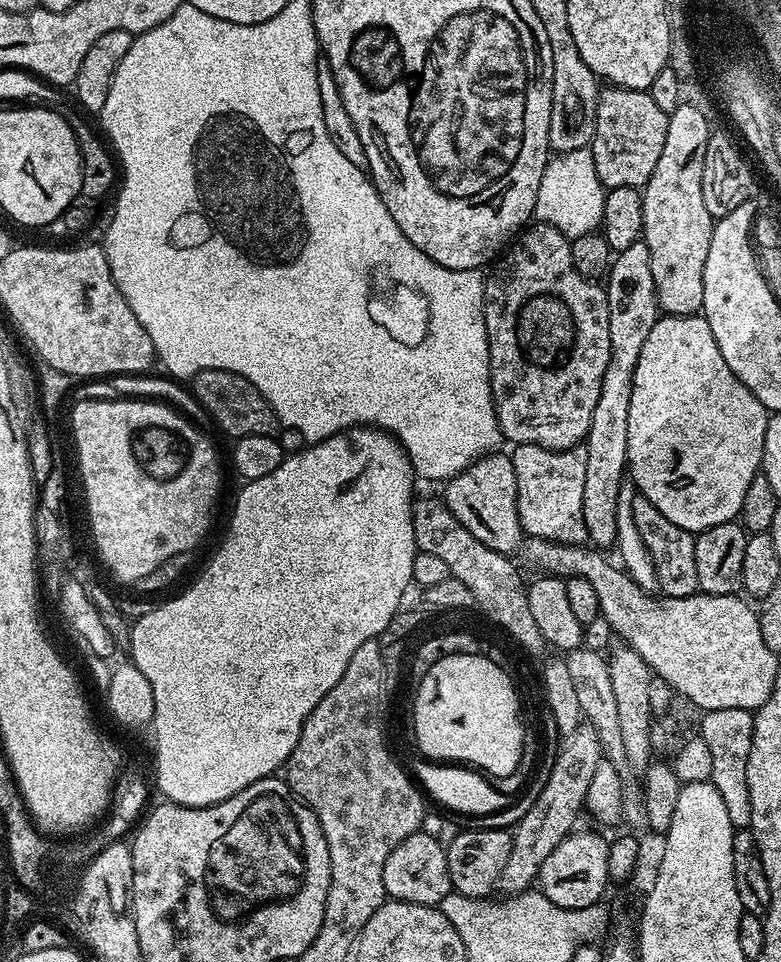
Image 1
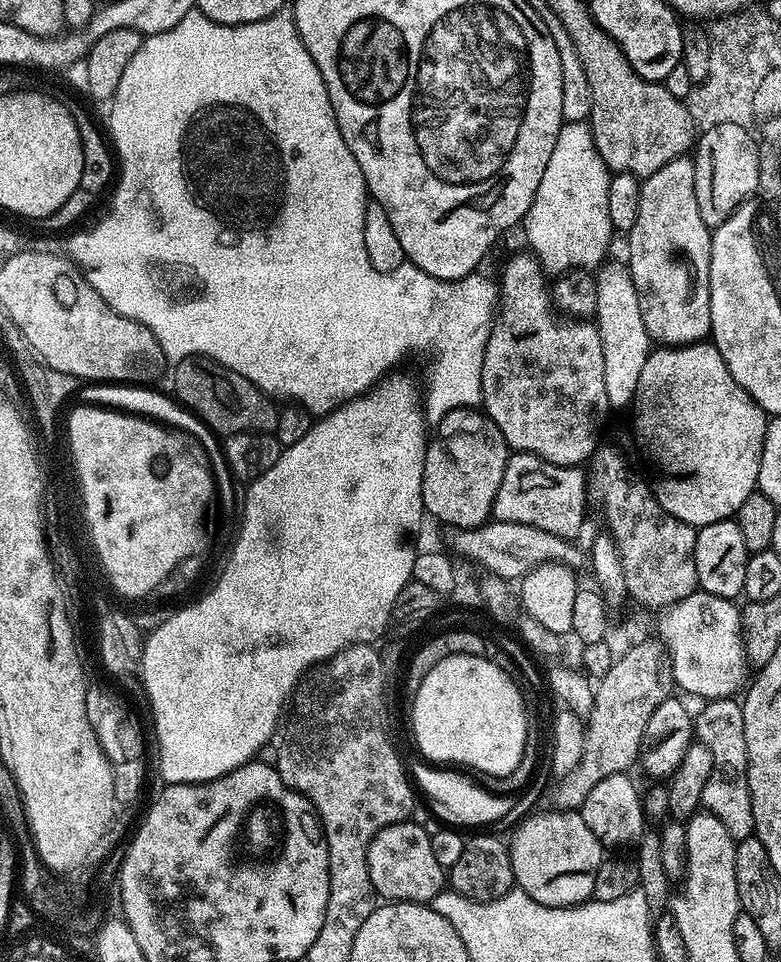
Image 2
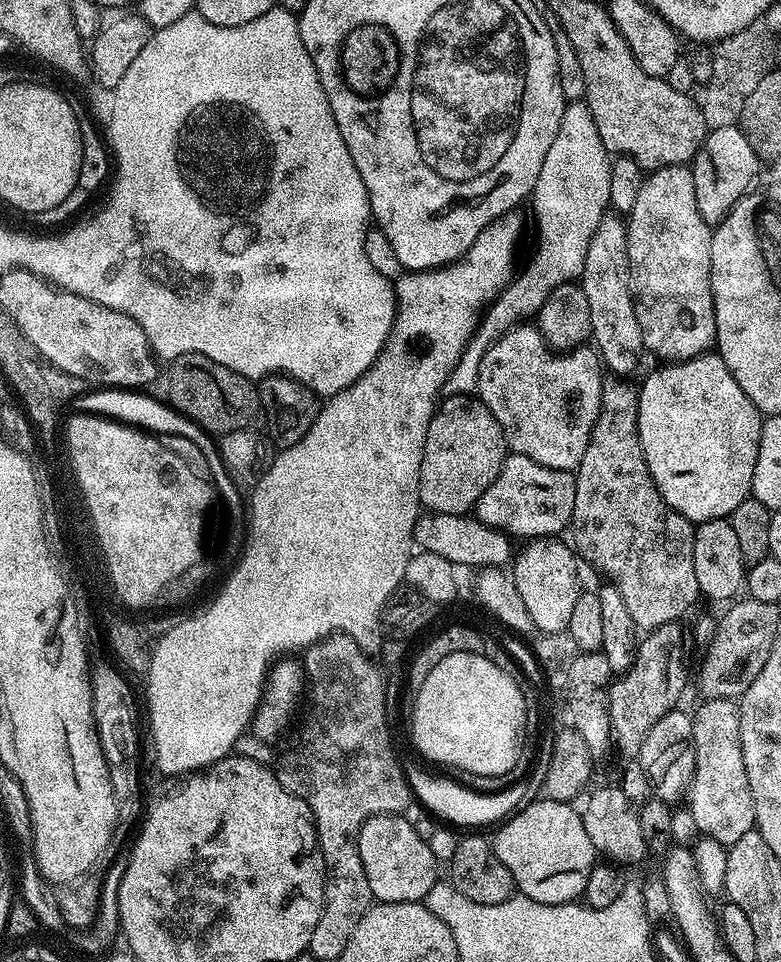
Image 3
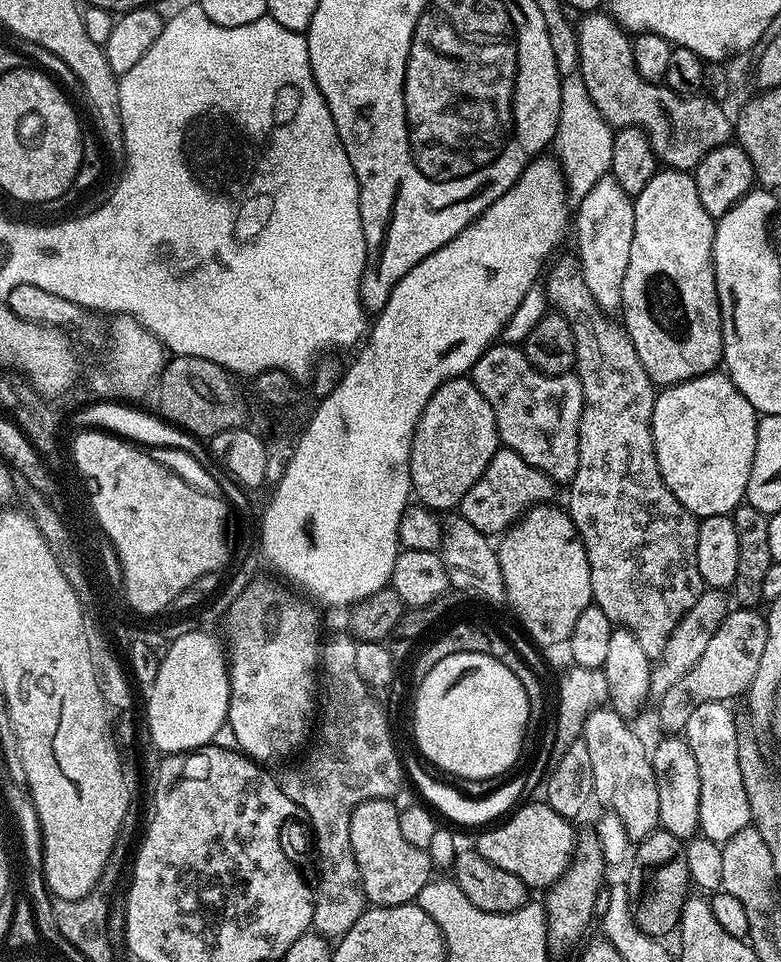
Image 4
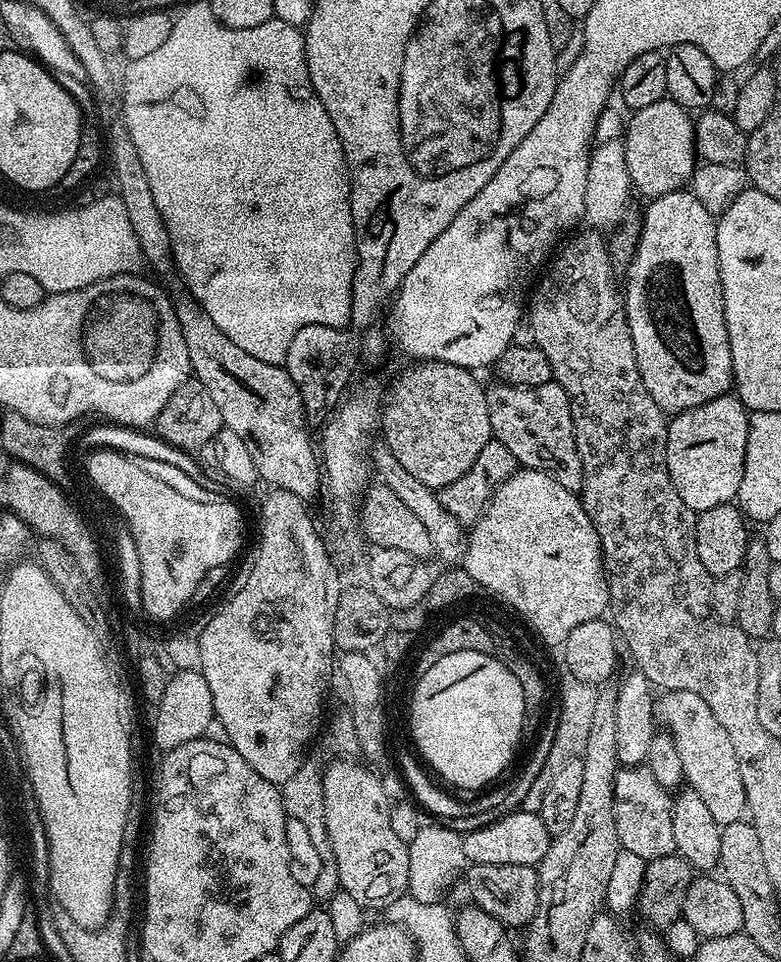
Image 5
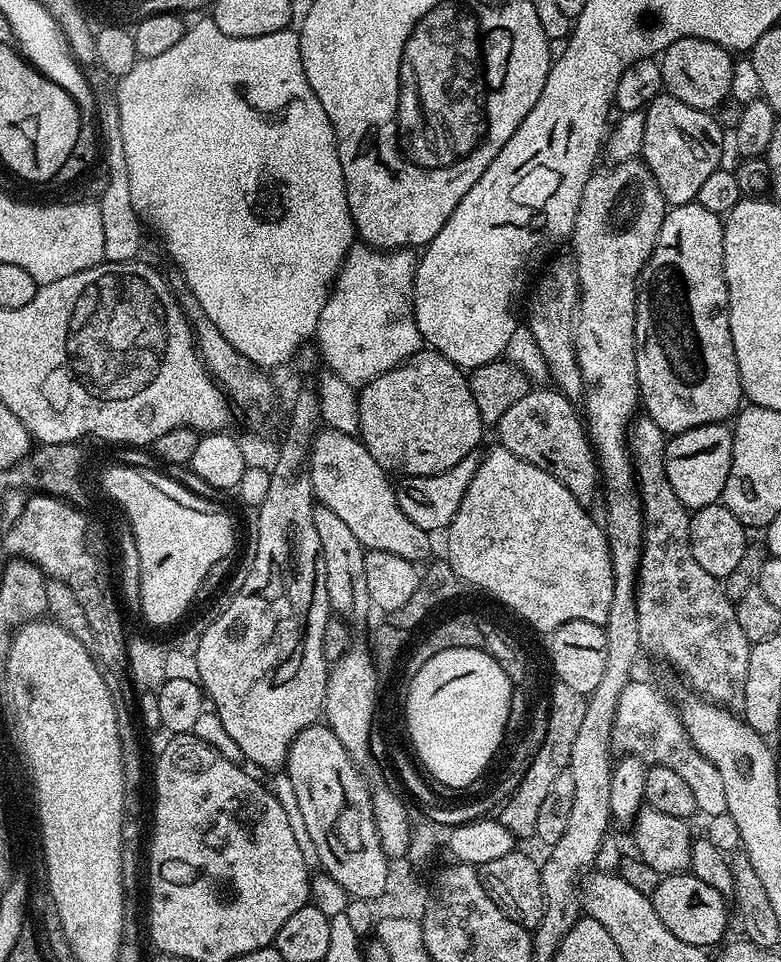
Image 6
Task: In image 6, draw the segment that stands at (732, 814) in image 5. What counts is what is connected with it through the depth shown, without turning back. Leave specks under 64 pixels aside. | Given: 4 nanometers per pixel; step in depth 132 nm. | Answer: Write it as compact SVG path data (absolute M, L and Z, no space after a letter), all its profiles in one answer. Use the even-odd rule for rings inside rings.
M636 683L626 685L618 698L611 743L616 748L620 747L621 753L639 756L645 765L669 768L679 774L694 794L697 813L705 812L705 817L708 818L725 815L728 807L722 774L718 774L714 765L692 745L692 740L684 729L681 713L676 713L664 701L664 696L658 689L651 688L648 684Z

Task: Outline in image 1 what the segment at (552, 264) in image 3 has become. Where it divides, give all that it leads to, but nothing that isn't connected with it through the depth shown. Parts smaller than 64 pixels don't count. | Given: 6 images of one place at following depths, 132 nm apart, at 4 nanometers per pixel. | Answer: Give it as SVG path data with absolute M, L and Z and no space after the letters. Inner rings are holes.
M591 149L559 153L551 157L543 170L533 215L554 226L568 239L576 239L597 231L604 221L606 189L598 178Z

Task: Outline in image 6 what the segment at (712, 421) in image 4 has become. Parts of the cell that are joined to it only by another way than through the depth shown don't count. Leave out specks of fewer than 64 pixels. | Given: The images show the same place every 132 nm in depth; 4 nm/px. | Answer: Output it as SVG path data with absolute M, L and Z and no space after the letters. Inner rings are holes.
M724 422L675 433L664 446L666 478L670 478L674 494L690 510L705 508L723 497L731 461L732 428Z

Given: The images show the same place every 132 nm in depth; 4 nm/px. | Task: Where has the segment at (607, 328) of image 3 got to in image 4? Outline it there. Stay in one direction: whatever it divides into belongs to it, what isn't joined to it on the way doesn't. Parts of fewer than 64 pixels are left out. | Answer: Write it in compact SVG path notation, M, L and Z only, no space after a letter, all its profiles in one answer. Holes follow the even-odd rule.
M609 172L592 188L581 195L578 214L574 216L574 232L578 238L578 258L583 277L590 292L605 310L617 309L621 302L623 279L630 260L630 247L634 236L633 197L630 197Z

